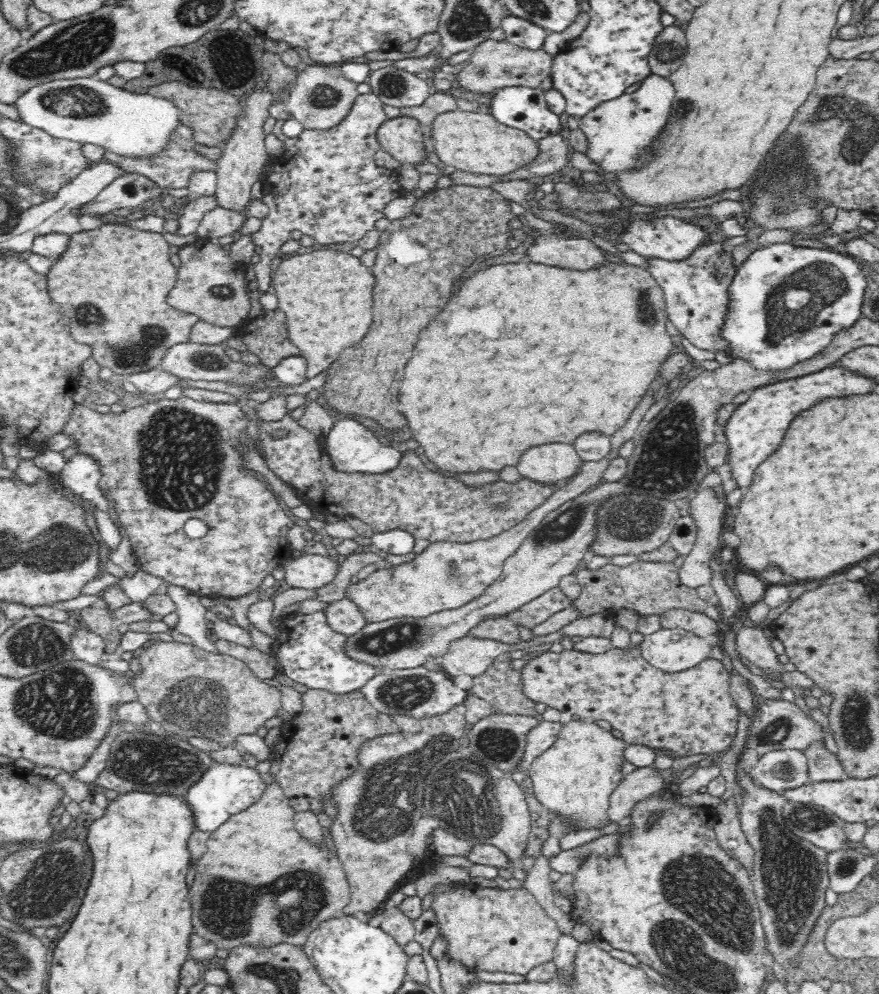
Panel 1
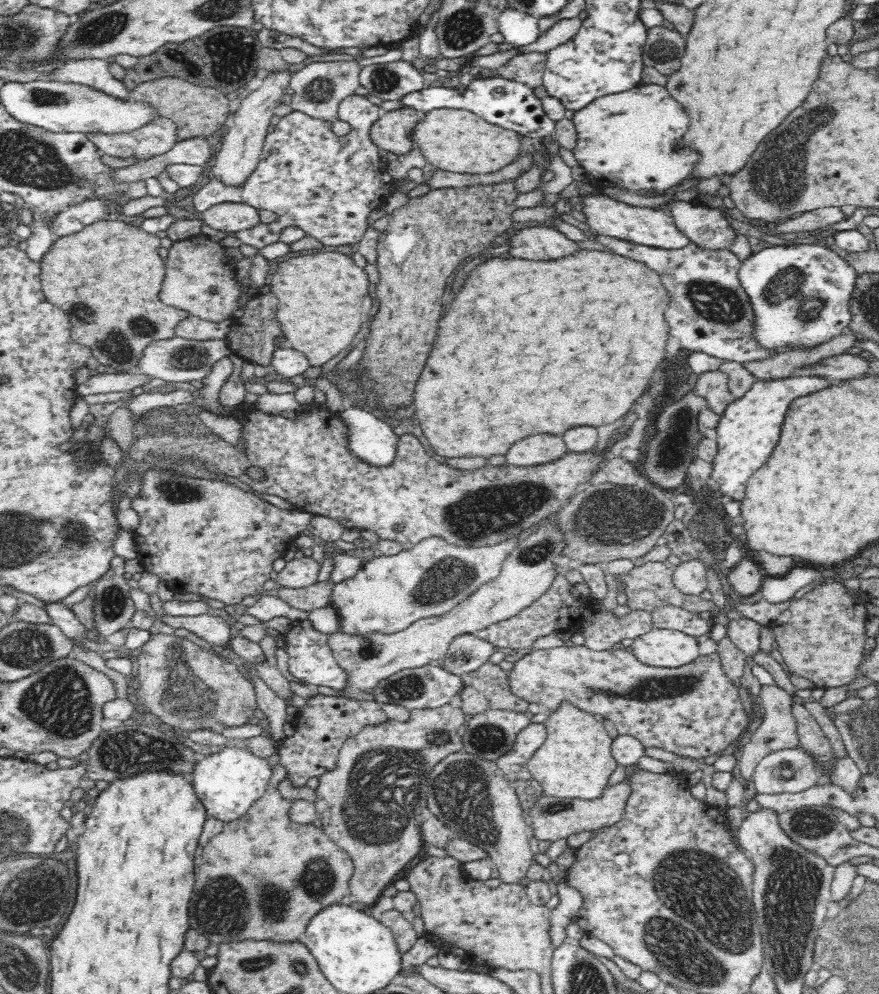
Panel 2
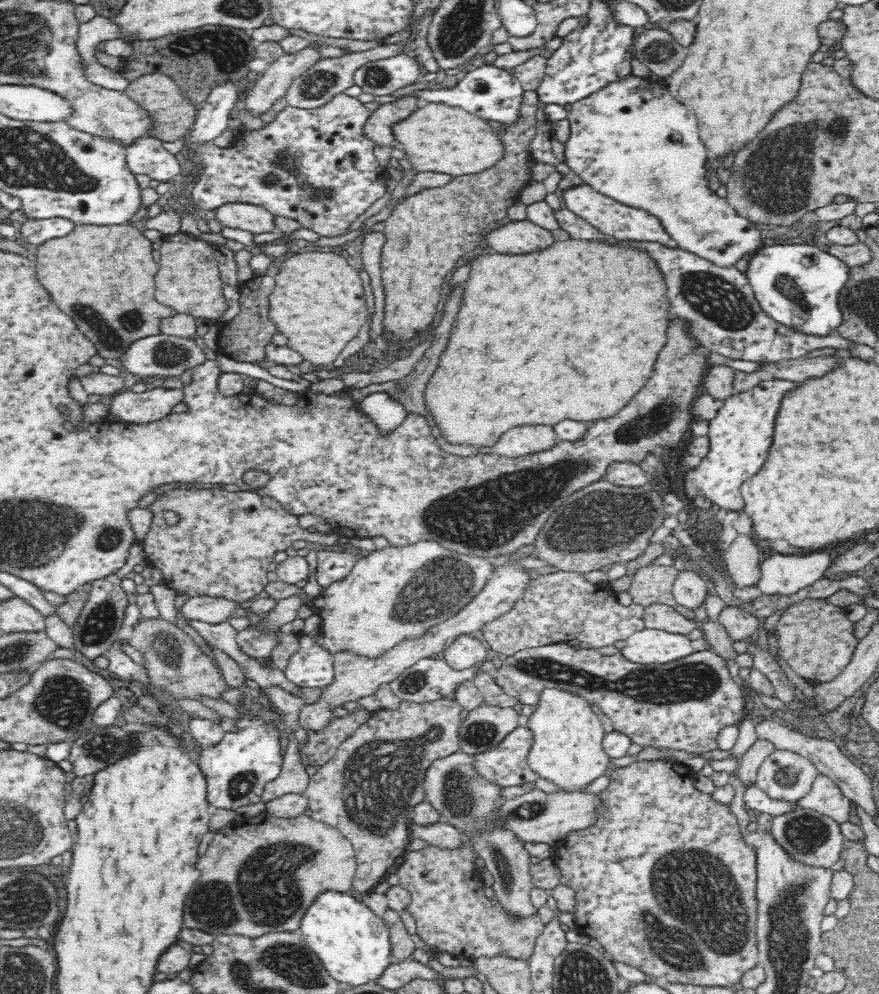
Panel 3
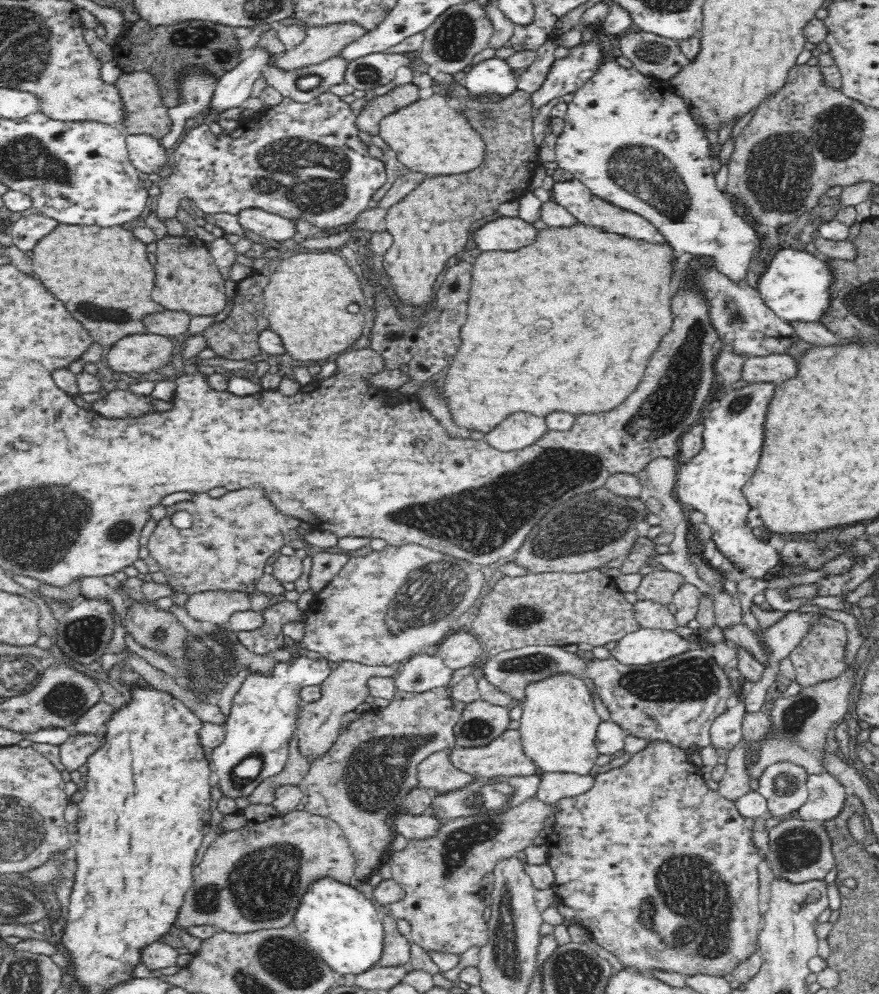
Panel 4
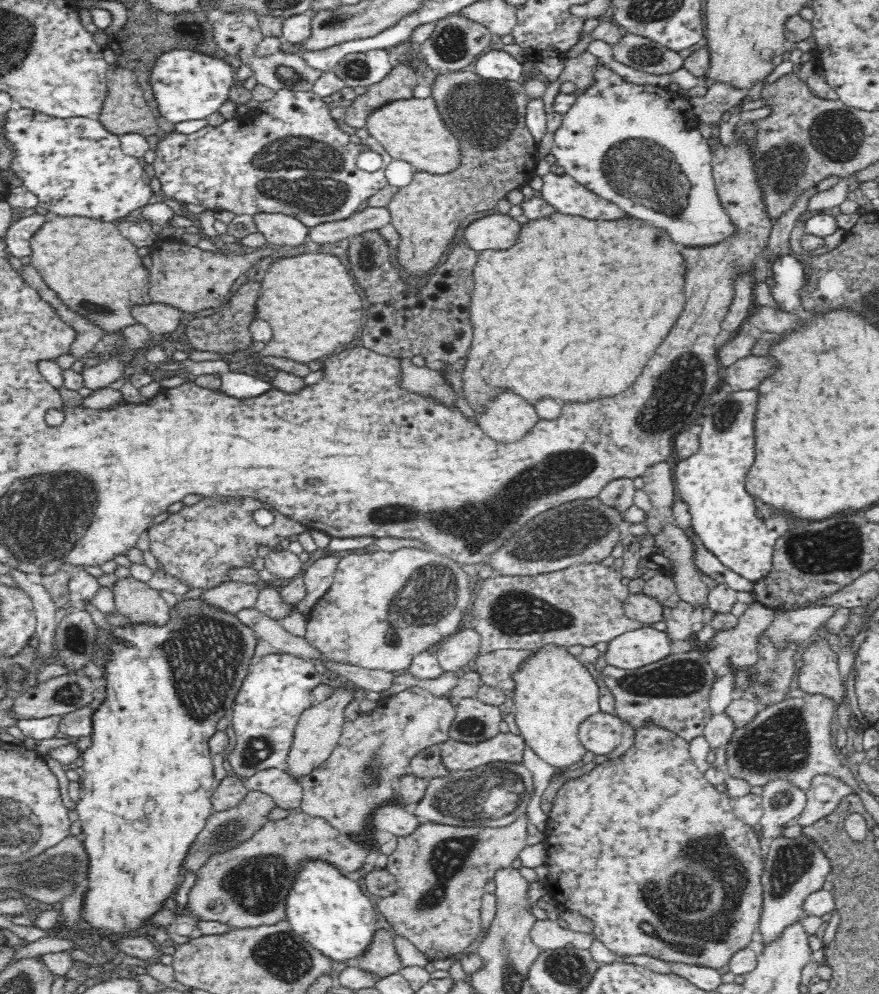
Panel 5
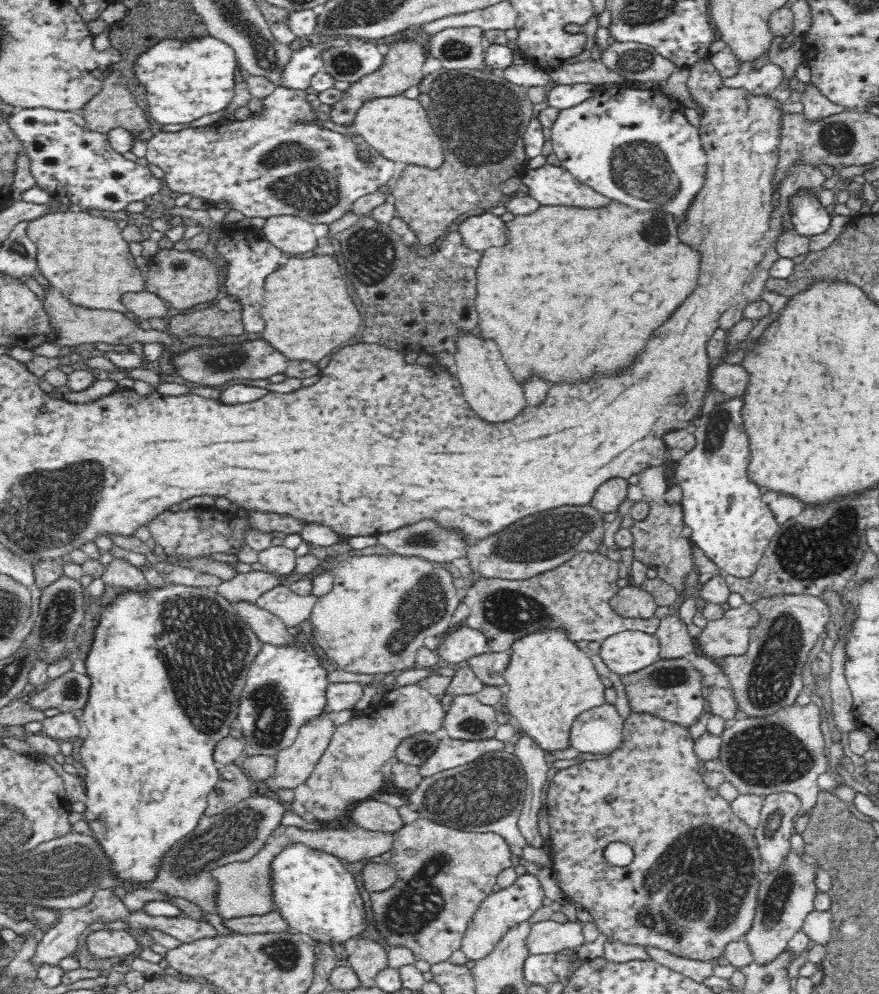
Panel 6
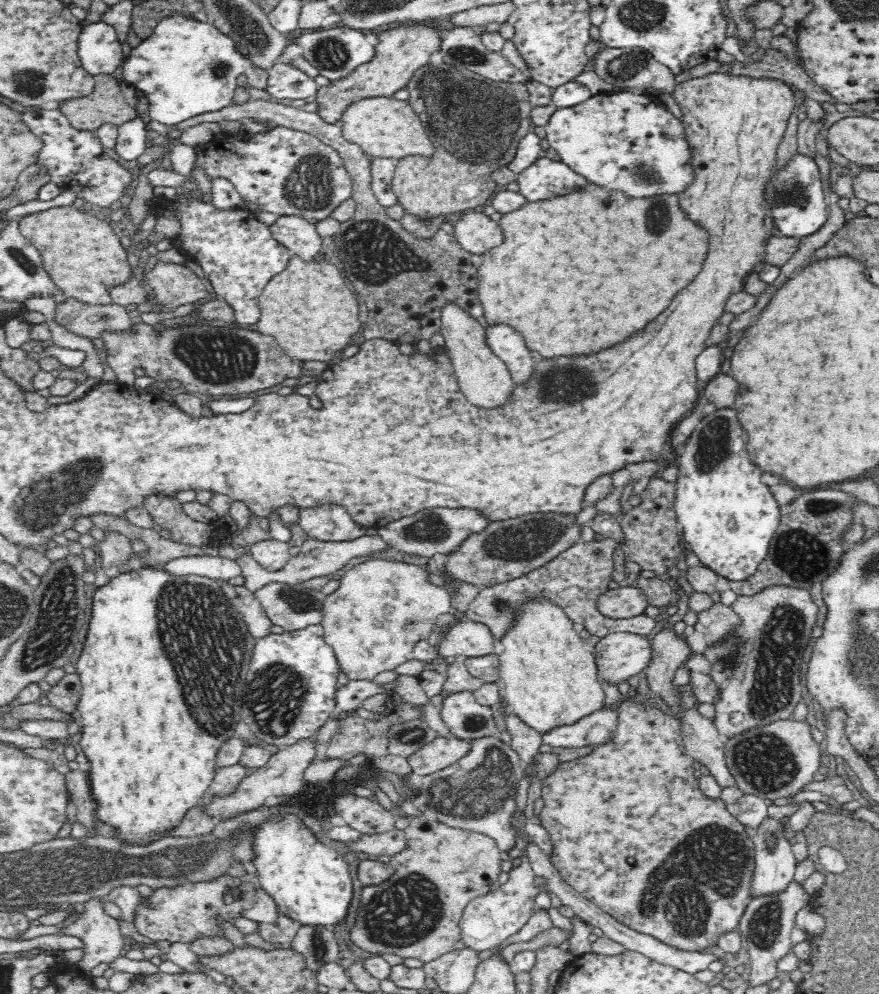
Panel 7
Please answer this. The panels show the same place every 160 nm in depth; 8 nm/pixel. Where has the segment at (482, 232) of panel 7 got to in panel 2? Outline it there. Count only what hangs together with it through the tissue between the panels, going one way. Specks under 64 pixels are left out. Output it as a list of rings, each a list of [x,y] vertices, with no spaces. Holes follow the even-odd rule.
[[[552,226],[515,230],[509,240],[510,256],[524,260],[560,260],[583,250],[578,242]]]

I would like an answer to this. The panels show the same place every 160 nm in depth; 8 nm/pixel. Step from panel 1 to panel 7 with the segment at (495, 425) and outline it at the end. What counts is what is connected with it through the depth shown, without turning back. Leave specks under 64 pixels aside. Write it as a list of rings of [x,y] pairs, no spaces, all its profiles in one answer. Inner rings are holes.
[[[588,184],[588,188],[582,191],[572,192],[568,196],[558,196],[550,200],[542,200],[538,202],[527,203],[510,214],[503,215],[498,224],[502,227],[504,233],[503,244],[489,249],[483,254],[483,262],[478,268],[478,288],[480,296],[478,296],[483,308],[483,316],[481,321],[485,326],[496,326],[496,324],[505,324],[510,328],[514,328],[526,342],[526,348],[530,352],[536,352],[540,358],[558,358],[558,356],[588,356],[594,352],[602,352],[604,348],[616,346],[624,340],[628,340],[632,334],[644,330],[646,324],[650,324],[656,316],[660,316],[670,302],[676,298],[678,292],[684,290],[702,270],[704,259],[709,250],[707,243],[707,234],[691,220],[686,220],[686,215],[680,206],[678,206],[678,198],[670,195],[652,196],[650,200],[630,200],[618,192],[606,192],[605,188],[600,188],[595,184]],[[648,206],[654,208],[664,208],[666,212],[666,222],[652,222],[650,214],[648,214]],[[648,228],[652,232],[648,232]],[[630,248],[630,250],[628,250]],[[622,252],[632,252],[630,258],[626,260],[622,256]],[[638,254],[638,258],[636,258]],[[596,262],[608,262],[608,264],[596,264]]]

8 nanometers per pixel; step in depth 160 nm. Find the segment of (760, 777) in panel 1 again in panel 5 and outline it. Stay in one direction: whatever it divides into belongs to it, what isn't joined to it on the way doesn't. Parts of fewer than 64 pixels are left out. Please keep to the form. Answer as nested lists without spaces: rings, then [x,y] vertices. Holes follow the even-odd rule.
[[[773,777],[762,785],[763,816],[759,821],[764,838],[782,835],[786,823],[804,810],[807,791],[786,777]]]

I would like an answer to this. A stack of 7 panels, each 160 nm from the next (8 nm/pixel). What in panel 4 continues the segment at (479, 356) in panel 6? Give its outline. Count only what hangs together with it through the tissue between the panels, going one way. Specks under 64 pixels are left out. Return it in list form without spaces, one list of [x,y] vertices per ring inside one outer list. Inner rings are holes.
[[[526,414],[512,415],[486,434],[484,442],[500,452],[513,452],[536,444],[548,431],[548,425],[542,418]]]

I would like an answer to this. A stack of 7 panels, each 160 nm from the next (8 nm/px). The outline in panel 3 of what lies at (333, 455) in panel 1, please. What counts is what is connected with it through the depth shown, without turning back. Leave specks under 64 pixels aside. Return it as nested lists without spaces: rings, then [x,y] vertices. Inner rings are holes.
[[[374,393],[356,404],[362,416],[369,418],[380,436],[390,436],[404,422],[407,412],[388,394]]]

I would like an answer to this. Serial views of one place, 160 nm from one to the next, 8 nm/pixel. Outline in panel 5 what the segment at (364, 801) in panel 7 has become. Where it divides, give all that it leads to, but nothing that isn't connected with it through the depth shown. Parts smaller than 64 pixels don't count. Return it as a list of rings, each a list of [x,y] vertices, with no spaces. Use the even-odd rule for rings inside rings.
[[[386,804],[373,814],[373,824],[376,828],[391,832],[397,837],[408,836],[420,828],[420,819],[410,814],[398,805]]]

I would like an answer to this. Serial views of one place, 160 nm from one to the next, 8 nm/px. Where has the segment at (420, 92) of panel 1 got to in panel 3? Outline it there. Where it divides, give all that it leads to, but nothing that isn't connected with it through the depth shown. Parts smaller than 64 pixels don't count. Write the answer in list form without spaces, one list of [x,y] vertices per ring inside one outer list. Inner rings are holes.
[[[400,52],[363,64],[354,72],[354,82],[363,92],[374,97],[389,96],[417,87],[420,71],[416,59]]]

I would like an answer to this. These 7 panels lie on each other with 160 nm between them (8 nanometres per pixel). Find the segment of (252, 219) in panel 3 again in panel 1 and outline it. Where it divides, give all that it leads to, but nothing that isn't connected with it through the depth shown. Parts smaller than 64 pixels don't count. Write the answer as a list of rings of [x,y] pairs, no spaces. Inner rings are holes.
[[[217,206],[200,219],[197,234],[214,241],[216,238],[232,234],[238,227],[242,227],[246,220],[248,218],[245,218],[241,212],[234,212]]]

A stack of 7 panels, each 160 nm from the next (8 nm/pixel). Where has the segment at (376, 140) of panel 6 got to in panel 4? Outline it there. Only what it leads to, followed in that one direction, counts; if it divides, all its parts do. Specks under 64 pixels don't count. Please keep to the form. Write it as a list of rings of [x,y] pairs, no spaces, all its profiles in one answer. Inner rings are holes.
[[[447,96],[418,100],[409,108],[386,116],[381,120],[379,136],[388,144],[389,152],[395,153],[397,160],[410,171],[424,172],[432,177],[462,175],[481,167],[486,160],[484,137],[466,119],[464,112],[454,108]]]

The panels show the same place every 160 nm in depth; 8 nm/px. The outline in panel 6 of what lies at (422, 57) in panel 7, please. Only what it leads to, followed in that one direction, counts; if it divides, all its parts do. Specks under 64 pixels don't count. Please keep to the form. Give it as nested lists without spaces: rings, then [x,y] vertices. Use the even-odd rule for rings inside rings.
[[[414,41],[396,42],[384,48],[384,64],[374,74],[368,74],[358,82],[351,83],[351,86],[344,91],[344,96],[332,105],[330,120],[336,124],[345,126],[353,125],[357,111],[372,100],[401,96],[408,88],[419,85],[423,80],[422,64],[426,60],[426,52],[422,44]]]

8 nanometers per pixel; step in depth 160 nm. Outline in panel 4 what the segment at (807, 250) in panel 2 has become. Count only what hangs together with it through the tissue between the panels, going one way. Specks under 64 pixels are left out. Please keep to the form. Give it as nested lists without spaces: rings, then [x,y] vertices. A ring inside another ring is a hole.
[[[786,247],[780,249],[770,266],[760,274],[757,291],[764,304],[776,316],[789,323],[822,323],[830,308],[830,296],[837,278],[826,256],[816,256],[806,249]]]

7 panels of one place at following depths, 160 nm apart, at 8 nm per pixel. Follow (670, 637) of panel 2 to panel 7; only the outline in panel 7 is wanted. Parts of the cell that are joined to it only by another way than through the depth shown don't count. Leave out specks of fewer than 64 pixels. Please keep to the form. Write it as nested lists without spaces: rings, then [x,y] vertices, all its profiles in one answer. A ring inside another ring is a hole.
[[[633,632],[604,636],[593,651],[601,680],[614,684],[642,672],[652,660],[650,637]]]

